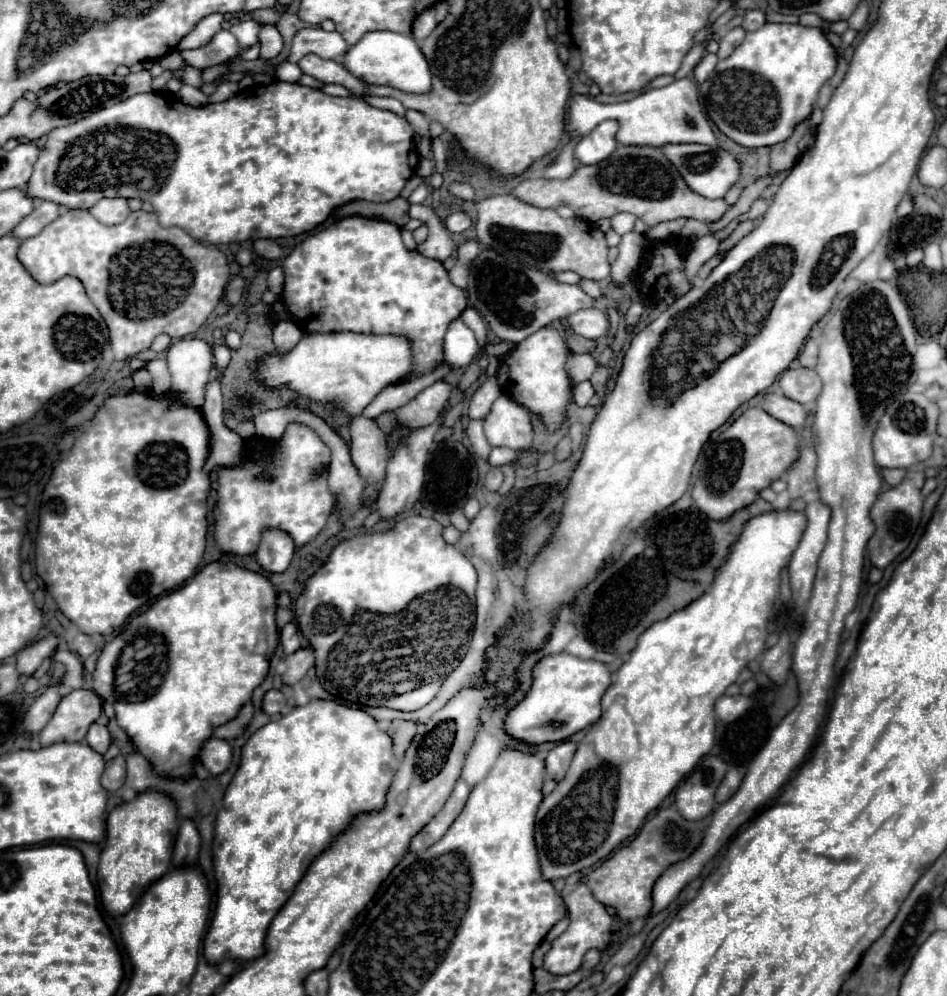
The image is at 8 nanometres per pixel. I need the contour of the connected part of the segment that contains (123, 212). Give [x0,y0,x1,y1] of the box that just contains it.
[90,197,130,225]

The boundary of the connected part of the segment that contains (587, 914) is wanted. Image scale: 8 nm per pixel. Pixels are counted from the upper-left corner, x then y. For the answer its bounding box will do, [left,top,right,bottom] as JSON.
[544,873,612,975]

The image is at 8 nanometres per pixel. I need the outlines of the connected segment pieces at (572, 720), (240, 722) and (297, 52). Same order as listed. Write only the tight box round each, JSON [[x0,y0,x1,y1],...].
[[506,653,612,745],[214,703,254,739],[286,27,348,63]]

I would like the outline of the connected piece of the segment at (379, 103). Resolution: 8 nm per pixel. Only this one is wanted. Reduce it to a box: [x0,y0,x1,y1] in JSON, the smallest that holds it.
[362,95,404,115]

